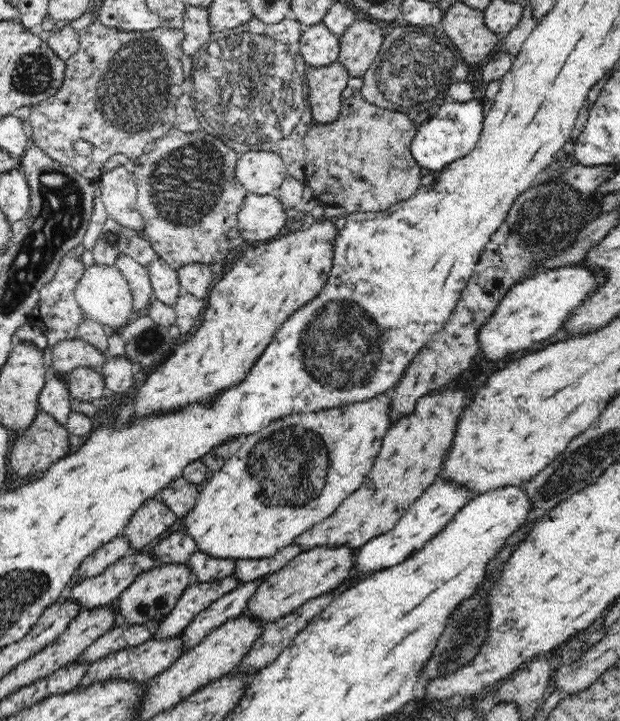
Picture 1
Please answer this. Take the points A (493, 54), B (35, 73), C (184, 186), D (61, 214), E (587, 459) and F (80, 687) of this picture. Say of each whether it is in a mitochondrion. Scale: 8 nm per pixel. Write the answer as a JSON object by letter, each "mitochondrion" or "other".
{"A":"other","B":"mitochondrion","C":"mitochondrion","D":"mitochondrion","E":"mitochondrion","F":"other"}

